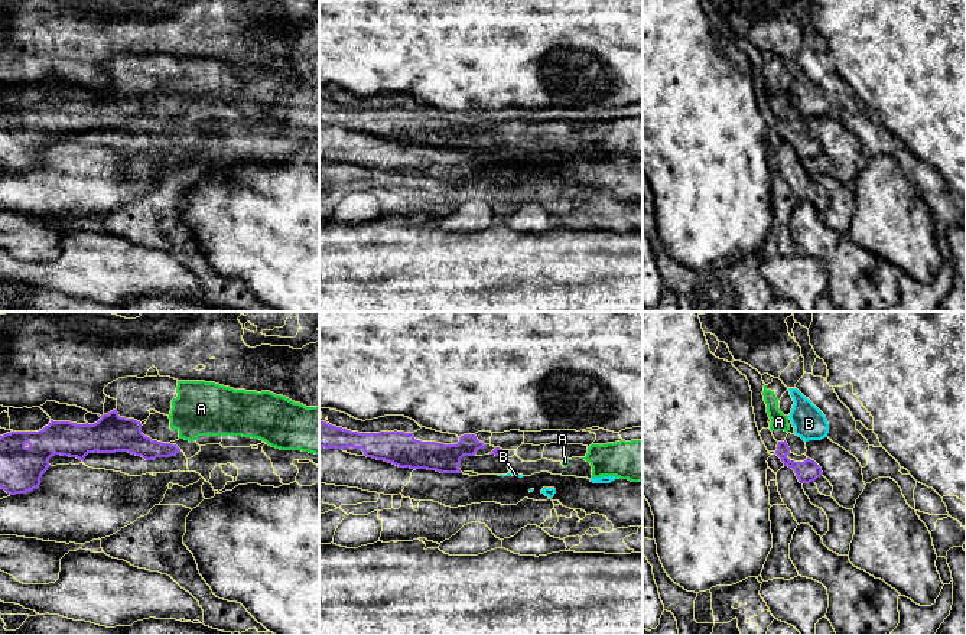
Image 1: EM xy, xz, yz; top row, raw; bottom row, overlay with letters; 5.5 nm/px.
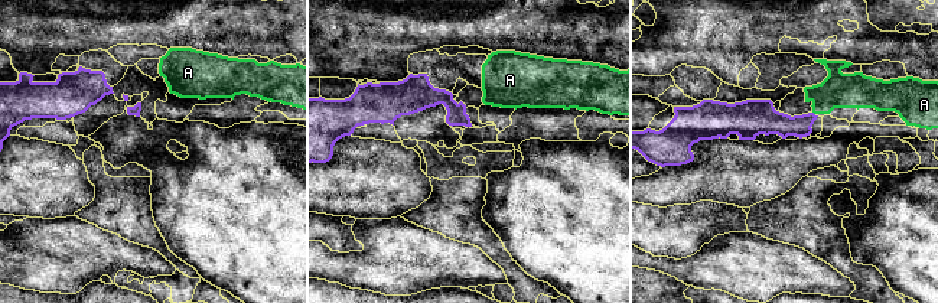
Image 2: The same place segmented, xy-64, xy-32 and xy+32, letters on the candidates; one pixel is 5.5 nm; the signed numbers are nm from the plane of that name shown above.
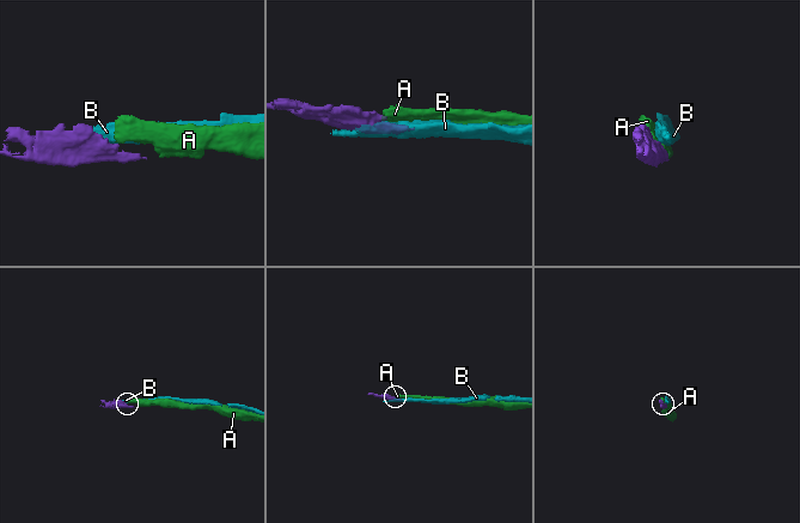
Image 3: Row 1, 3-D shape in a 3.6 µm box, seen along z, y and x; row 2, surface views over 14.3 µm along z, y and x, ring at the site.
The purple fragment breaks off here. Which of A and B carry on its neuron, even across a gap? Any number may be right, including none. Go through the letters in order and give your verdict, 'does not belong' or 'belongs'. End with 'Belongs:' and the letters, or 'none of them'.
A: belongs
B: does not belong
Belongs: A

